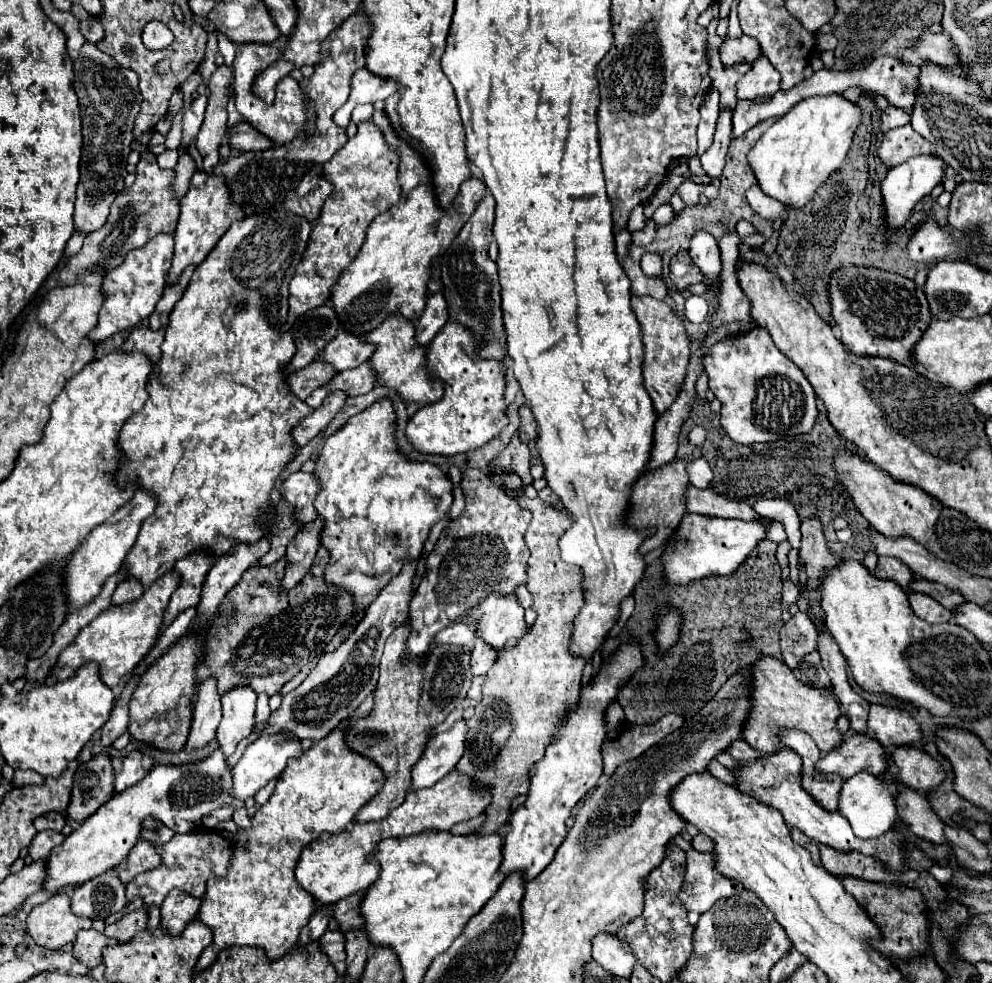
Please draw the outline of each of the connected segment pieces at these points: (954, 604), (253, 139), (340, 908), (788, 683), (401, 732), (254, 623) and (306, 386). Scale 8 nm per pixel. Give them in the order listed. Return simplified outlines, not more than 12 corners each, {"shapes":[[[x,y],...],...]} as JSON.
{"shapes":[[[916,578],[910,590],[918,590],[938,600],[948,610],[966,602],[946,586]],[[240,122],[230,130],[230,146],[238,152],[268,150],[270,138]],[[350,894],[334,906],[340,930],[362,928],[362,894]],[[784,662],[754,664],[744,740],[778,752],[782,728],[822,752],[842,744],[830,690],[802,684]],[[386,640],[374,708],[346,734],[384,788],[356,822],[382,820],[410,792],[430,730],[472,686],[470,648],[406,658]],[[326,548],[292,590],[250,566],[206,630],[198,682],[278,694],[350,618]],[[316,360],[288,376],[292,392],[306,400],[338,374]]]}

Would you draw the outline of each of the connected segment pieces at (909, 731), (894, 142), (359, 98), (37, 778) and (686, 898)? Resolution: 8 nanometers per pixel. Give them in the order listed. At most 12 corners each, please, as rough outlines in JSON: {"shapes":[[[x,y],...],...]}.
{"shapes":[[[870,706],[868,730],[884,748],[922,742],[906,710]],[[908,124],[888,130],[878,158],[894,168],[920,154],[930,142]],[[362,68],[352,78],[348,102],[334,122],[348,126],[358,104],[386,100],[400,86]],[[18,770],[14,786],[42,784],[44,776],[34,770]],[[690,850],[678,898],[706,912],[740,884],[724,878],[714,854]]]}

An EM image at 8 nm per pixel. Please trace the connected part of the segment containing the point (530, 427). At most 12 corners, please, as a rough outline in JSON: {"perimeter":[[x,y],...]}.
{"perimeter":[[528,406],[520,408],[520,438],[532,442],[538,436],[538,424]]}

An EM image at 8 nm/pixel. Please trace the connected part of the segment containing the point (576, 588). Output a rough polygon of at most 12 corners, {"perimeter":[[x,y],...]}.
{"perimeter":[[522,494],[532,632],[486,674],[456,770],[492,792],[494,834],[580,702],[582,572],[570,520]]}

